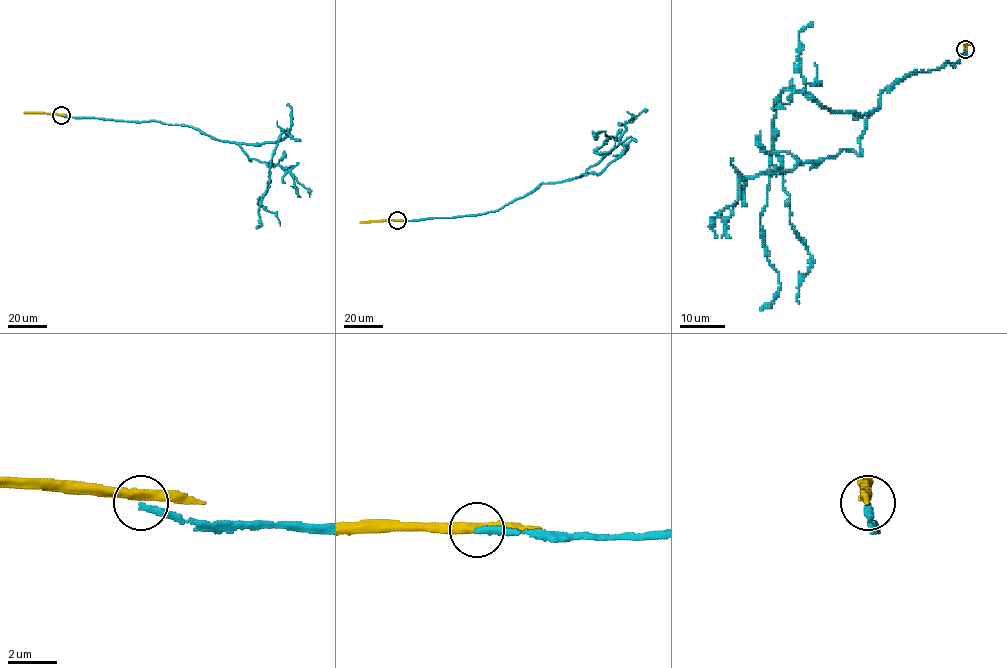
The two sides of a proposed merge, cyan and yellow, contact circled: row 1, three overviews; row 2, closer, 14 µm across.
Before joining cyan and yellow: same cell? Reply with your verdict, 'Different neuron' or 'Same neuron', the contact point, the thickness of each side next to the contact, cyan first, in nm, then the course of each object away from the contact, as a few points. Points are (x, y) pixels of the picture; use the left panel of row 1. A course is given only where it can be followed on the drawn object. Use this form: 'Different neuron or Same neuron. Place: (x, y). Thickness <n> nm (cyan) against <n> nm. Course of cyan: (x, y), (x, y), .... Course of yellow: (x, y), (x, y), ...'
Different neuron. Place: (61, 115). Thickness 280 nm (cyan) against 380 nm. Course of cyan: (61, 115), (189, 126), (252, 145), (288, 133), (280, 135), (258, 203), (280, 225). Course of yellow: (61, 115), (24, 113)

